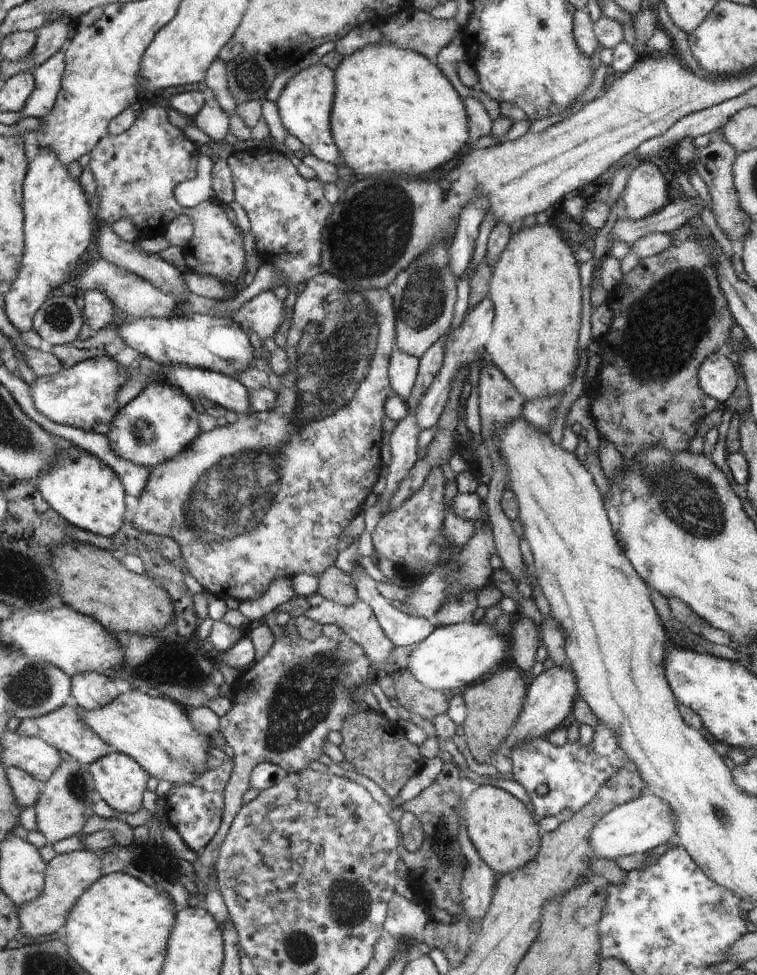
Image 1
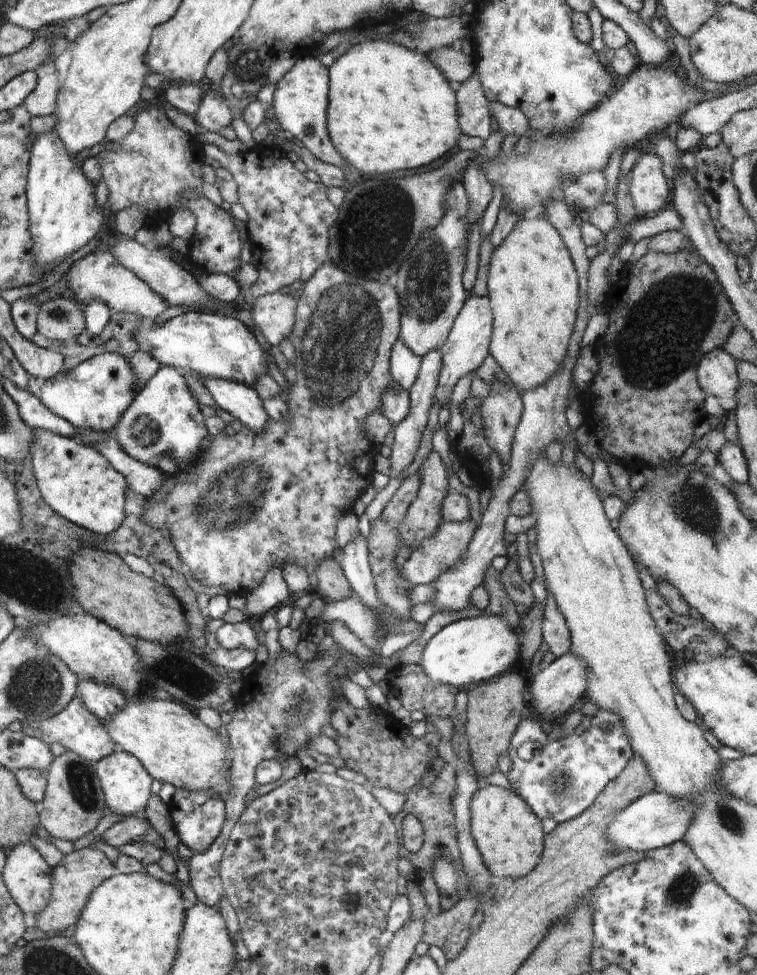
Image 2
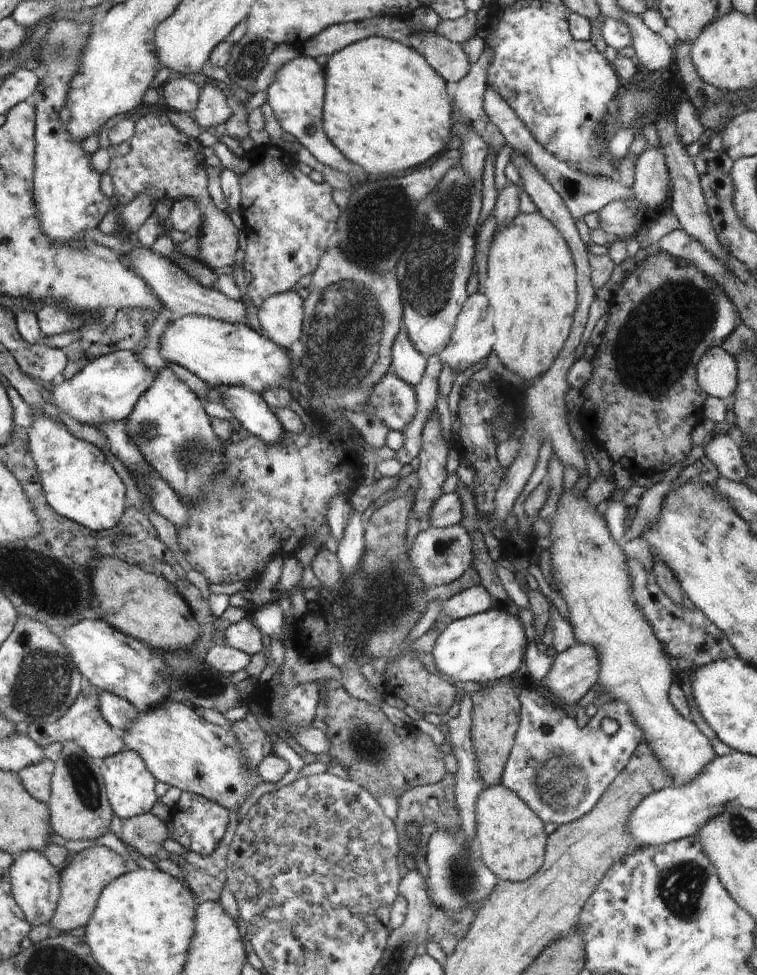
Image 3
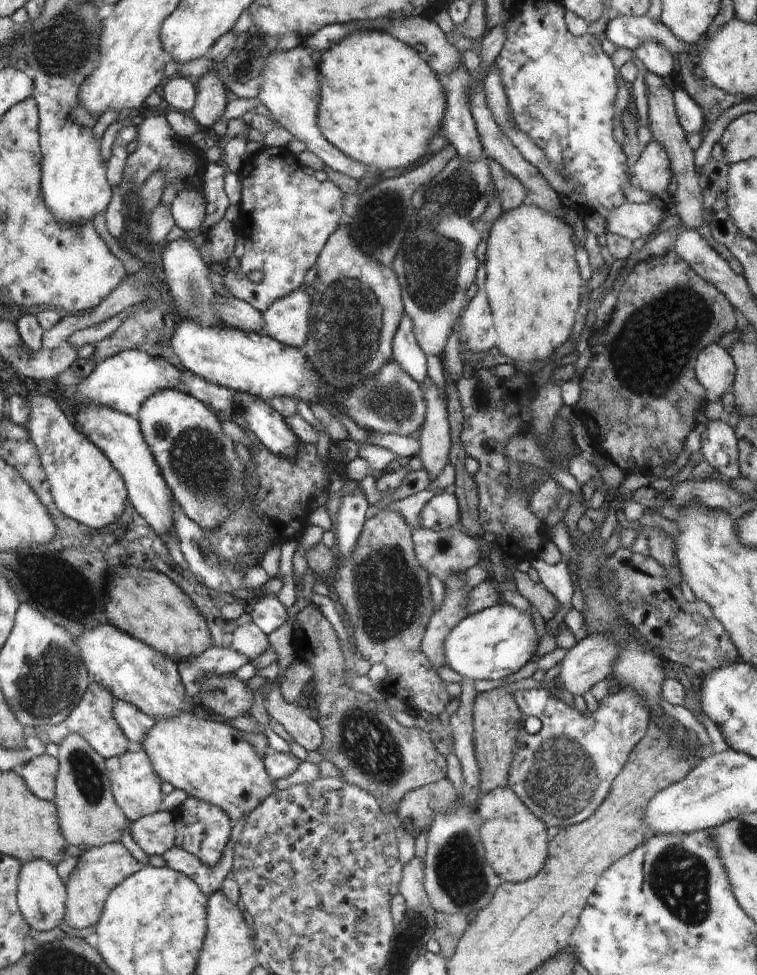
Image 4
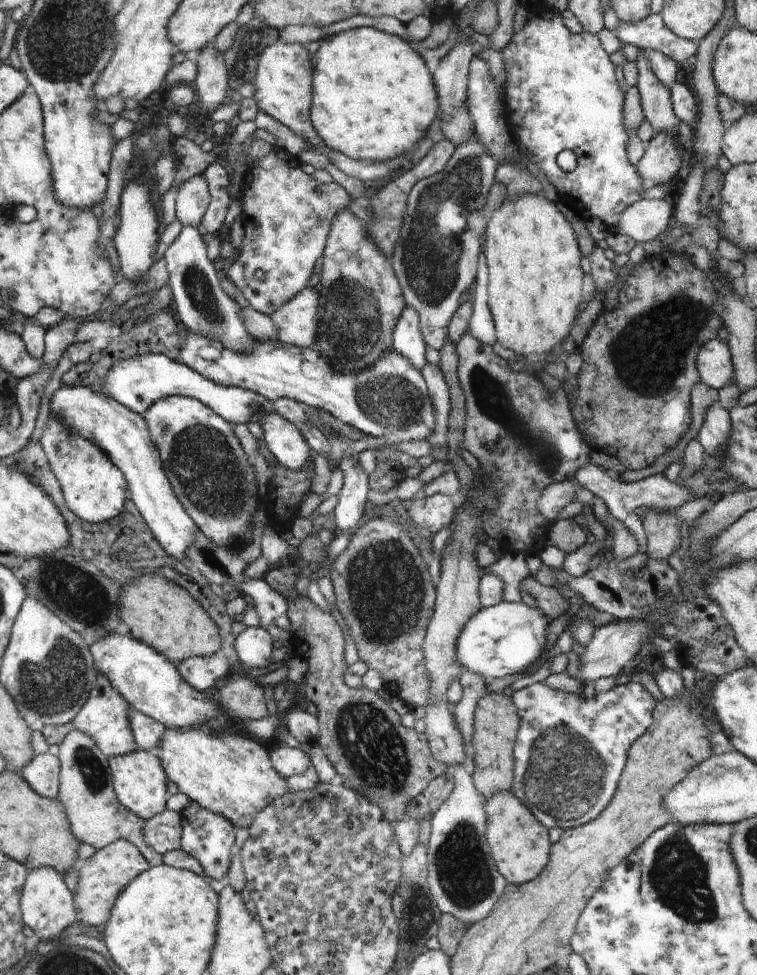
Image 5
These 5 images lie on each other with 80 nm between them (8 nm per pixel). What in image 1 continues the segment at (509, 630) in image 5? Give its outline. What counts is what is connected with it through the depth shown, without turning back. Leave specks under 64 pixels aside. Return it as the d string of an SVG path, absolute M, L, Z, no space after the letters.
M468 621L455 625L444 625L434 629L412 650L408 658L408 669L419 680L435 691L456 690L476 682L480 676L496 672L510 646L500 631L484 621Z

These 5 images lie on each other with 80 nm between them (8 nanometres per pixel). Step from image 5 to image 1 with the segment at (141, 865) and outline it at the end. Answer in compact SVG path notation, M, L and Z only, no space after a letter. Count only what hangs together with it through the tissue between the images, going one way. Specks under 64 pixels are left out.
M76 845L61 847L53 860L48 862L47 886L44 887L43 894L35 901L18 907L20 922L24 924L24 935L38 938L42 934L50 936L54 932L60 932L80 896L104 875L103 859L94 851Z

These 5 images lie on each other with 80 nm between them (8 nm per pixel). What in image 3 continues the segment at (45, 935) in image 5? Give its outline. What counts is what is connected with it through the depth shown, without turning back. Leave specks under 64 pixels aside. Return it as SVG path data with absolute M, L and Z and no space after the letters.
M26 851L14 858L11 866L11 888L19 907L27 915L32 926L49 925L60 898L60 874L44 858L40 851Z

